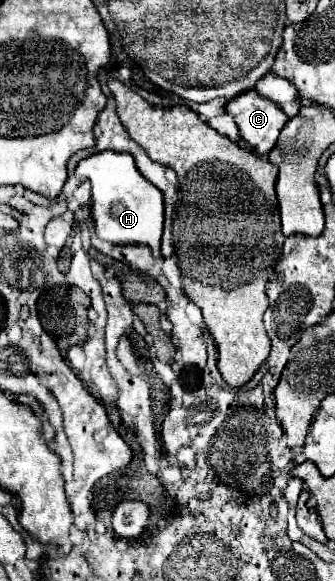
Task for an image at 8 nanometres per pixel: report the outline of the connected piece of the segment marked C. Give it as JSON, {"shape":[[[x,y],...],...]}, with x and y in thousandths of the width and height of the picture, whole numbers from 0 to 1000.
{"shape":[[[734,157],[734,160],[687,170],[687,174],[675,177],[675,191],[681,191],[687,198],[699,198],[699,208],[704,208],[704,215],[710,215],[710,225],[716,225],[722,239],[728,239],[770,267],[800,263],[800,260],[824,250],[830,229],[836,229],[836,222],[848,219],[848,212],[860,208],[854,194],[848,194],[824,177],[812,177],[806,170],[776,167],[764,157]]]}

